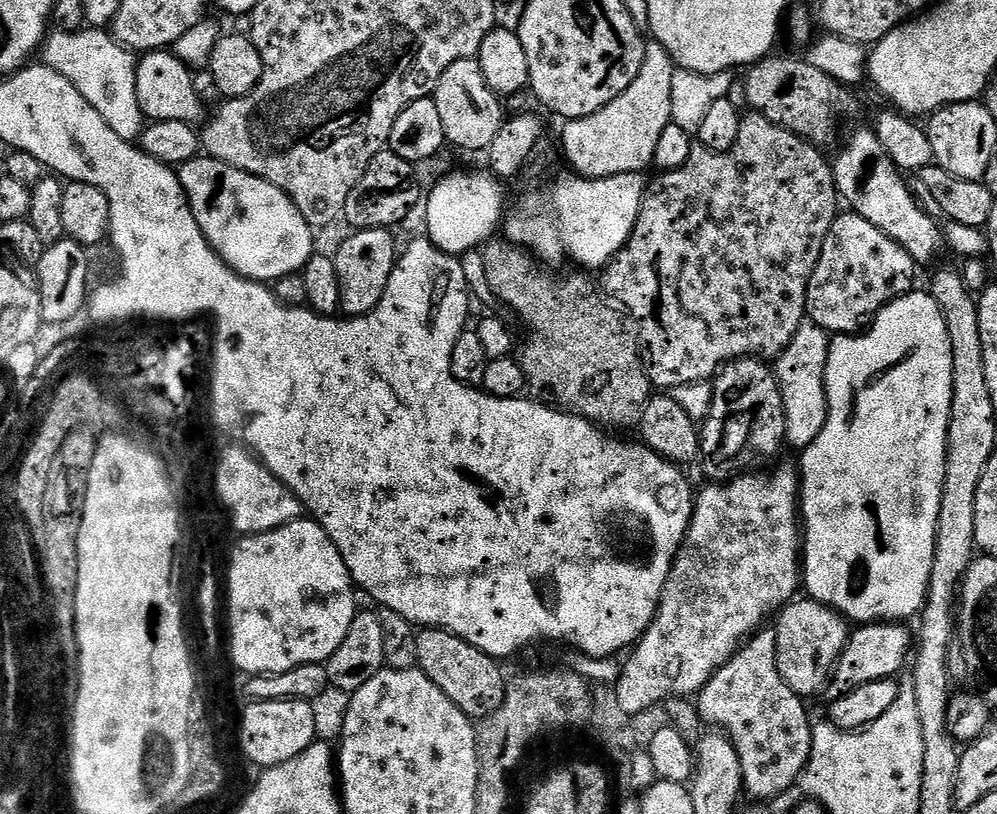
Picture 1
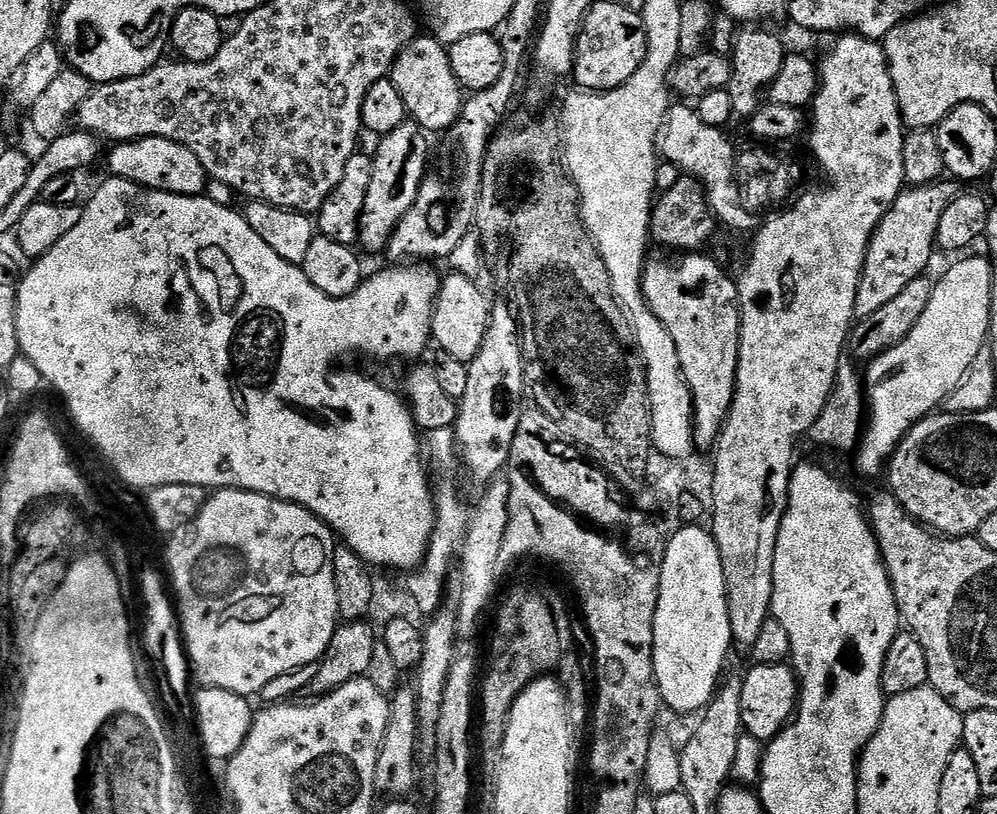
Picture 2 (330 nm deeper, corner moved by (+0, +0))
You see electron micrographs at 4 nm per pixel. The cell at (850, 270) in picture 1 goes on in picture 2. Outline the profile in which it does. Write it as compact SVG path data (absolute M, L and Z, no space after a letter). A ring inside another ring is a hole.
M937 182L922 188L908 188L901 191L890 210L880 219L880 225L874 230L868 253L864 259L864 269L860 279L860 289L856 295L856 314L863 318L874 314L886 302L892 301L898 293L914 278L922 275L920 255L934 248L938 234L938 222L946 214L946 206L958 194L955 183Z

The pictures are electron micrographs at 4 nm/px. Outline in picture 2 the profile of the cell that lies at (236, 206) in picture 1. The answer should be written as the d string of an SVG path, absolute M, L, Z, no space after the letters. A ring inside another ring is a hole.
M142 138L129 140L115 145L112 153L107 153L108 168L117 180L129 180L143 188L152 188L156 192L169 192L179 196L198 196L207 189L208 171L194 158L186 146L166 138Z

